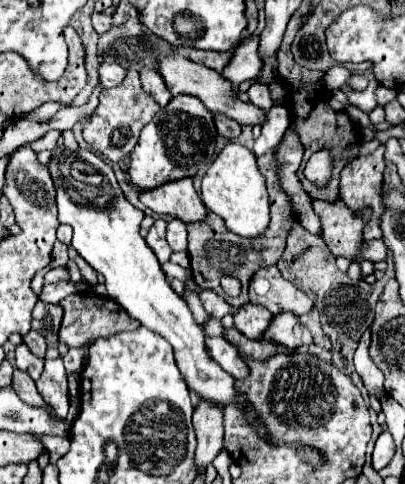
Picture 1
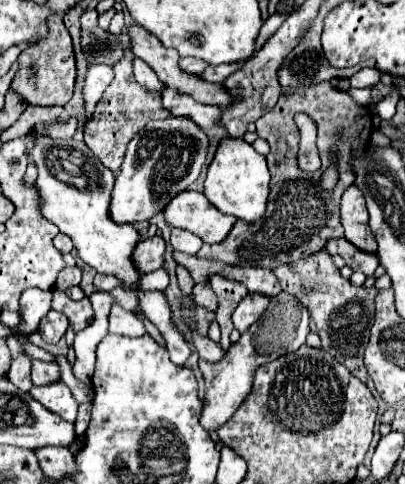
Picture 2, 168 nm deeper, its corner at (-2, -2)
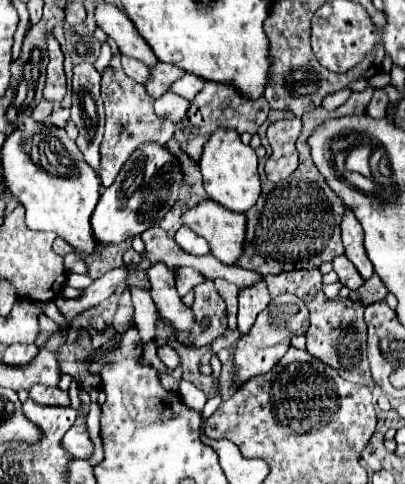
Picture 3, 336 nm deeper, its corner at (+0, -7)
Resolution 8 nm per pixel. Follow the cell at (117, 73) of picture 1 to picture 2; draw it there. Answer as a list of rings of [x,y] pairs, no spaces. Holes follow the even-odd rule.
[[[88,64],[88,72],[86,72],[86,80],[84,80],[84,122],[92,120],[94,114],[94,106],[98,104],[98,100],[102,98],[102,92],[106,90],[106,86],[112,82],[112,68],[110,66],[102,66],[102,64]]]

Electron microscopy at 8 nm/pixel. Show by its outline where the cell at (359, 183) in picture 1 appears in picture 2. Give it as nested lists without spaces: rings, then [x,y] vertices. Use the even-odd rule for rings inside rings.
[[[354,184],[344,192],[342,196],[342,218],[344,236],[348,242],[352,242],[362,252],[376,252],[376,240],[372,238],[372,232],[368,230],[368,210],[362,196],[362,190],[358,190]]]

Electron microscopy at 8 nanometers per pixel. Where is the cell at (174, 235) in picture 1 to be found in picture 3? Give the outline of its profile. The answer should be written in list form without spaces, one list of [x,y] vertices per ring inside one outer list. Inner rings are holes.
[[[180,227],[178,233],[174,235],[174,241],[190,255],[208,255],[210,253],[206,239],[202,239],[194,231],[190,231],[188,227]]]

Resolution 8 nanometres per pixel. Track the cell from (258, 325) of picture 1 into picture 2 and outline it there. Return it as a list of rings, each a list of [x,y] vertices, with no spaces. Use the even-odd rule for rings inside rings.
[[[248,294],[246,298],[242,298],[242,302],[236,306],[234,314],[232,314],[232,322],[236,326],[236,330],[242,334],[248,330],[248,326],[252,326],[252,322],[256,322],[260,318],[260,314],[264,312],[264,308],[268,306],[268,298],[264,294]]]

